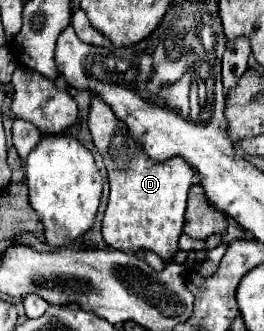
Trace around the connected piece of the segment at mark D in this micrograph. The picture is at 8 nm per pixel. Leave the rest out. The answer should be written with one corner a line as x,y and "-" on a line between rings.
92,97
88,127
94,139
94,145
102,153
104,165
108,169
110,197
106,205
106,213
102,219
102,237
104,241
120,251
154,251
164,261
170,261
178,251
178,237
182,233
184,209
186,209
186,193
192,185
192,167
184,163
180,157
172,157
164,163
152,163
144,155
144,147
136,145
132,135
128,135
128,127
112,115
112,109
98,97

